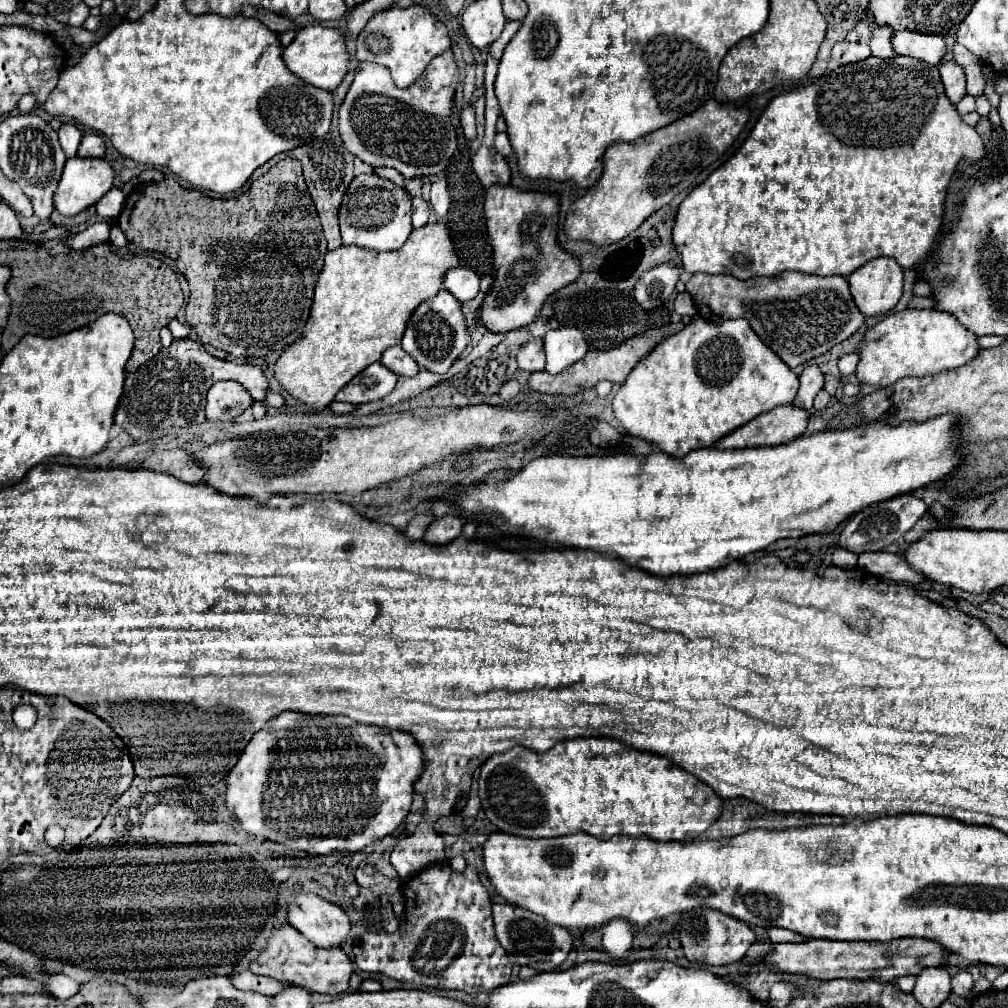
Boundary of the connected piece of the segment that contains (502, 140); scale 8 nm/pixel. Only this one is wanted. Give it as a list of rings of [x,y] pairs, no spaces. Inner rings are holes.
[[[496,134],[496,138],[494,138],[494,146],[496,146],[496,150],[500,152],[500,154],[504,154],[504,156],[510,156],[512,154],[512,144],[510,144],[510,140],[508,140],[508,134]]]

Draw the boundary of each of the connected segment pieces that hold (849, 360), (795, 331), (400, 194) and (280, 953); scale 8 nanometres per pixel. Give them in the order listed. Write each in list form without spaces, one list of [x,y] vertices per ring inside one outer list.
[[[850,352],[850,354],[844,354],[838,362],[838,368],[842,372],[842,376],[848,376],[848,374],[854,374],[856,372],[856,366],[858,366],[858,360],[860,358],[860,352]]]
[[[782,272],[774,278],[748,278],[738,280],[728,274],[694,274],[686,282],[686,292],[692,296],[698,316],[702,320],[708,320],[712,324],[720,324],[724,320],[736,320],[746,318],[752,326],[752,330],[758,334],[758,338],[776,354],[780,360],[784,360],[788,366],[800,366],[808,362],[810,358],[816,358],[824,352],[828,352],[832,346],[844,342],[850,338],[862,324],[864,316],[856,308],[852,294],[848,290],[848,282],[842,276],[808,276],[800,272]]]
[[[362,174],[352,180],[340,206],[342,244],[354,244],[372,250],[398,250],[408,240],[412,226],[412,196],[398,184],[380,178],[378,174]]]
[[[290,924],[274,928],[266,946],[260,950],[260,956],[250,962],[250,972],[260,976],[270,976],[278,982],[308,988],[308,992],[320,992],[338,996],[348,992],[348,980],[352,974],[352,962],[342,948],[316,948]]]

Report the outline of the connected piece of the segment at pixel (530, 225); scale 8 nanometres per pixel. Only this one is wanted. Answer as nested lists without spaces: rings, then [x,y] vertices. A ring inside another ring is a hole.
[[[494,184],[484,202],[488,238],[494,248],[496,278],[484,298],[480,322],[492,332],[510,332],[528,326],[542,310],[542,304],[556,290],[572,284],[582,264],[558,244],[558,198],[546,190],[518,190]]]

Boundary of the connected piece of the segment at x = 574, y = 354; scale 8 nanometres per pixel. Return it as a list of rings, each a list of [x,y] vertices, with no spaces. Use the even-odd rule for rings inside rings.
[[[558,328],[550,330],[544,336],[544,350],[546,350],[546,372],[558,374],[570,364],[578,362],[586,352],[588,344],[578,328]]]

